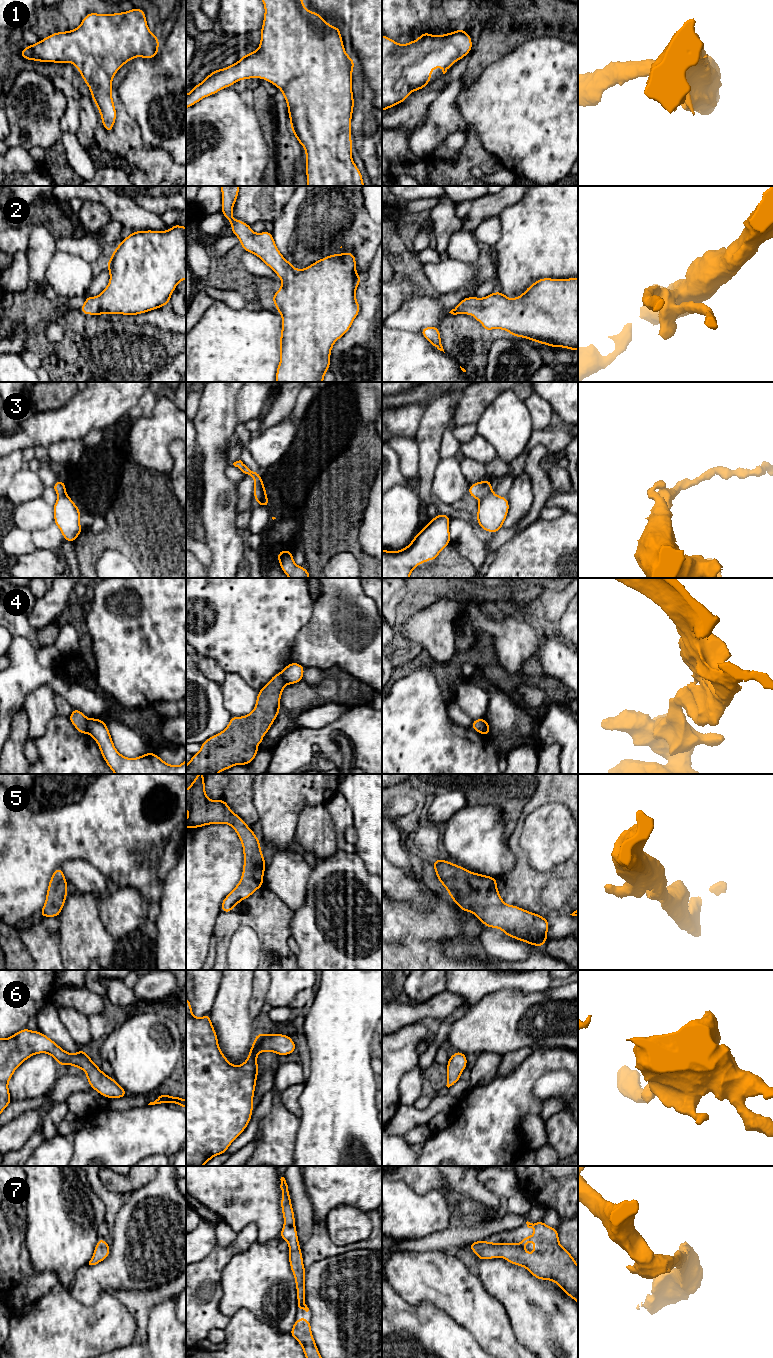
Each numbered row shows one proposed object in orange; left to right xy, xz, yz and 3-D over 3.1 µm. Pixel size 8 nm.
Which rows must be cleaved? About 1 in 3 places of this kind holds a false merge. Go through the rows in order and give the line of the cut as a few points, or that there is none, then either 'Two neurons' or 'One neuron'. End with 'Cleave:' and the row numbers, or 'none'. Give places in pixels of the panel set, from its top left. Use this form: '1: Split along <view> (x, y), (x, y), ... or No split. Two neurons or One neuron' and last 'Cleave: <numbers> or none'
1: No split. One neuron
2: No split. One neuron
3: Split along yz (491, 490), (481, 499). Two neurons
4: Split along yz (482, 719), (485, 724), (486, 734). Two neurons
5: No split. One neuron
6: No split. One neuron
7: No split. One neuron
Cleave: 3, 4

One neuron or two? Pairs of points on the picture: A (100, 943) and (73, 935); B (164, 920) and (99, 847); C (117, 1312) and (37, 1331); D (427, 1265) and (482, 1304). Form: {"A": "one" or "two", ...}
{"A": "one", "B": "two", "C": "one", "D": "one"}

